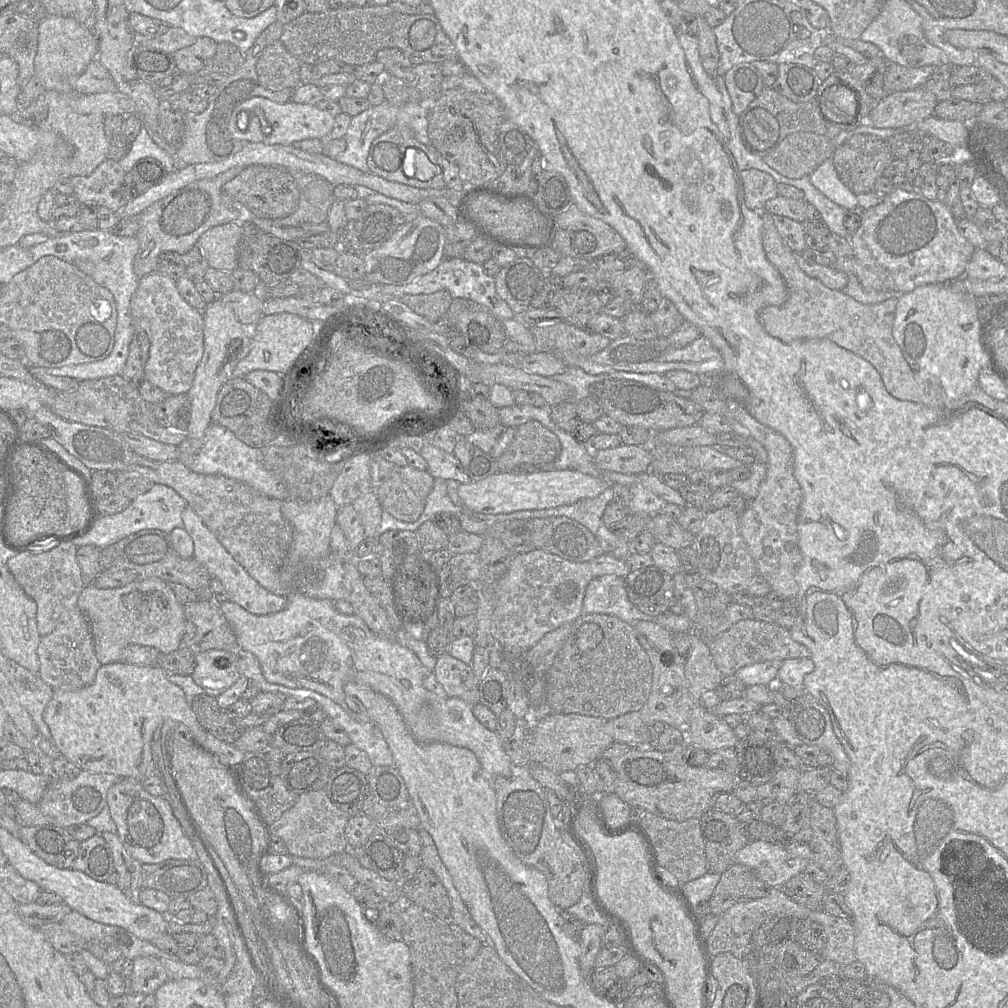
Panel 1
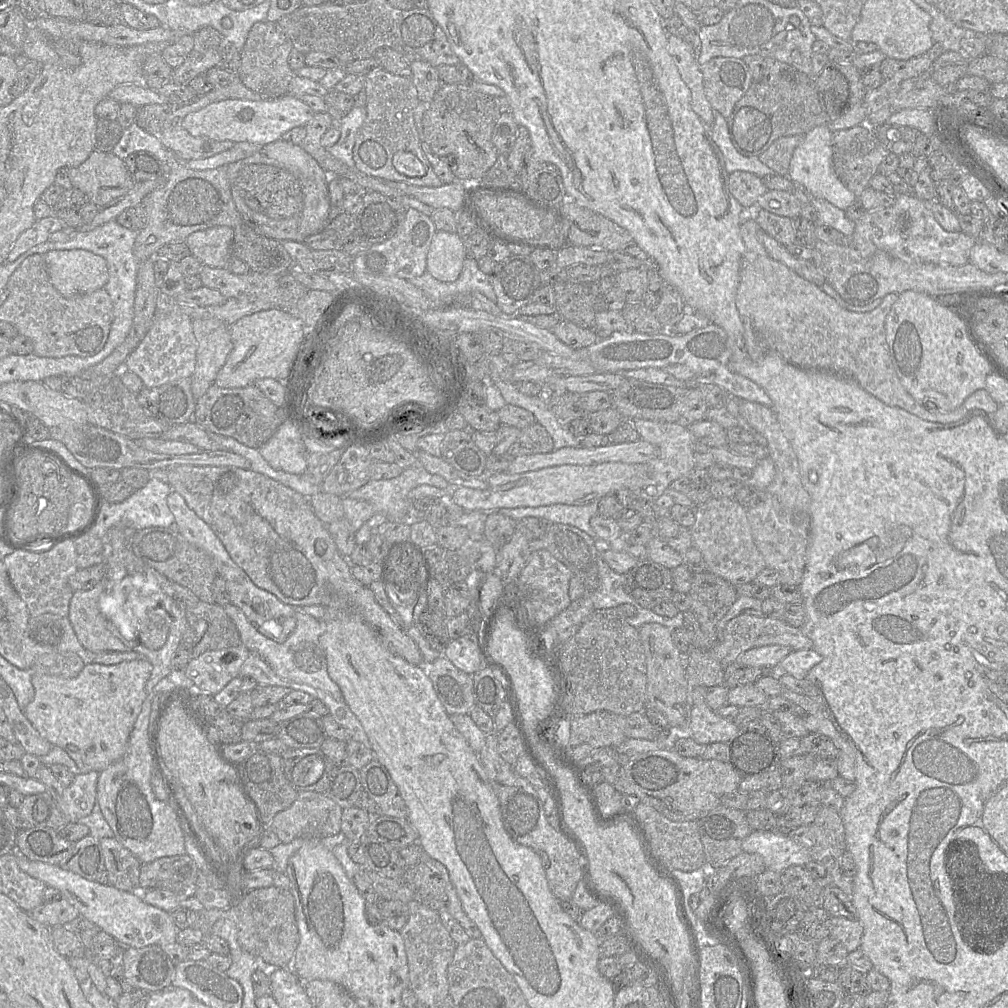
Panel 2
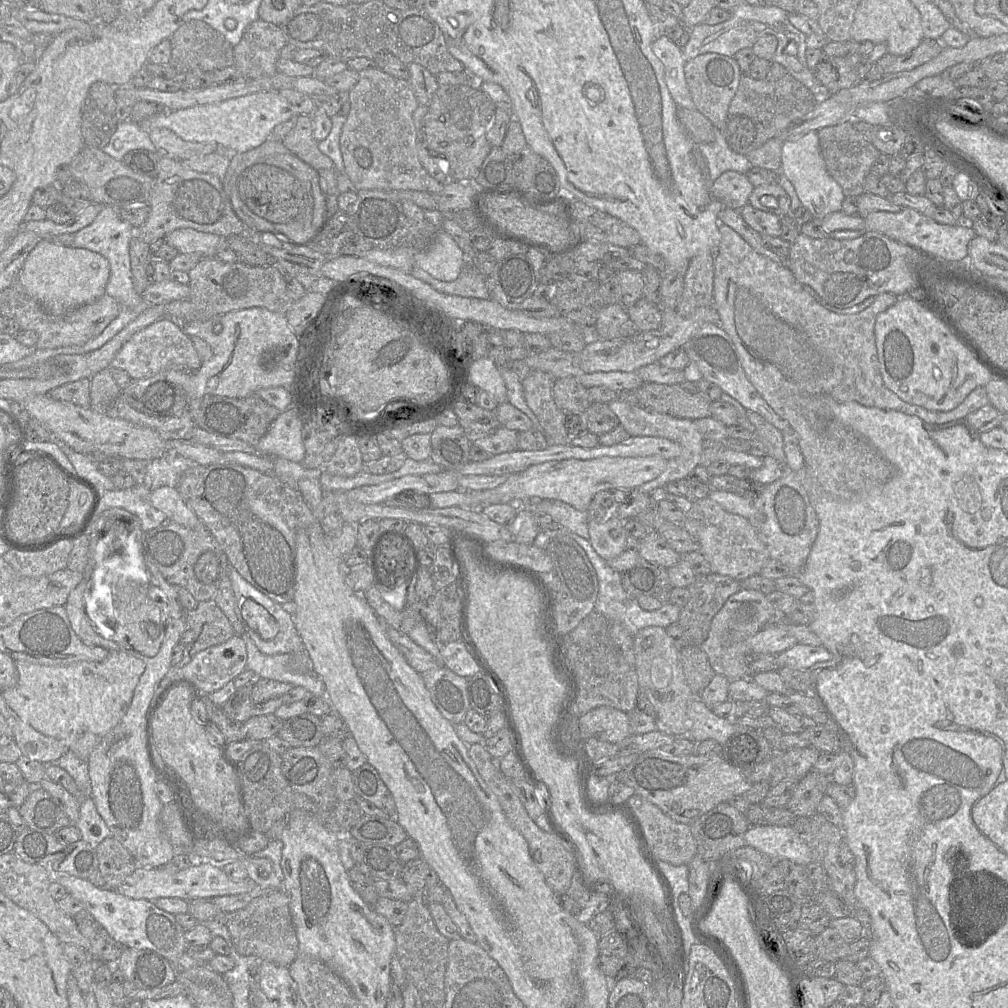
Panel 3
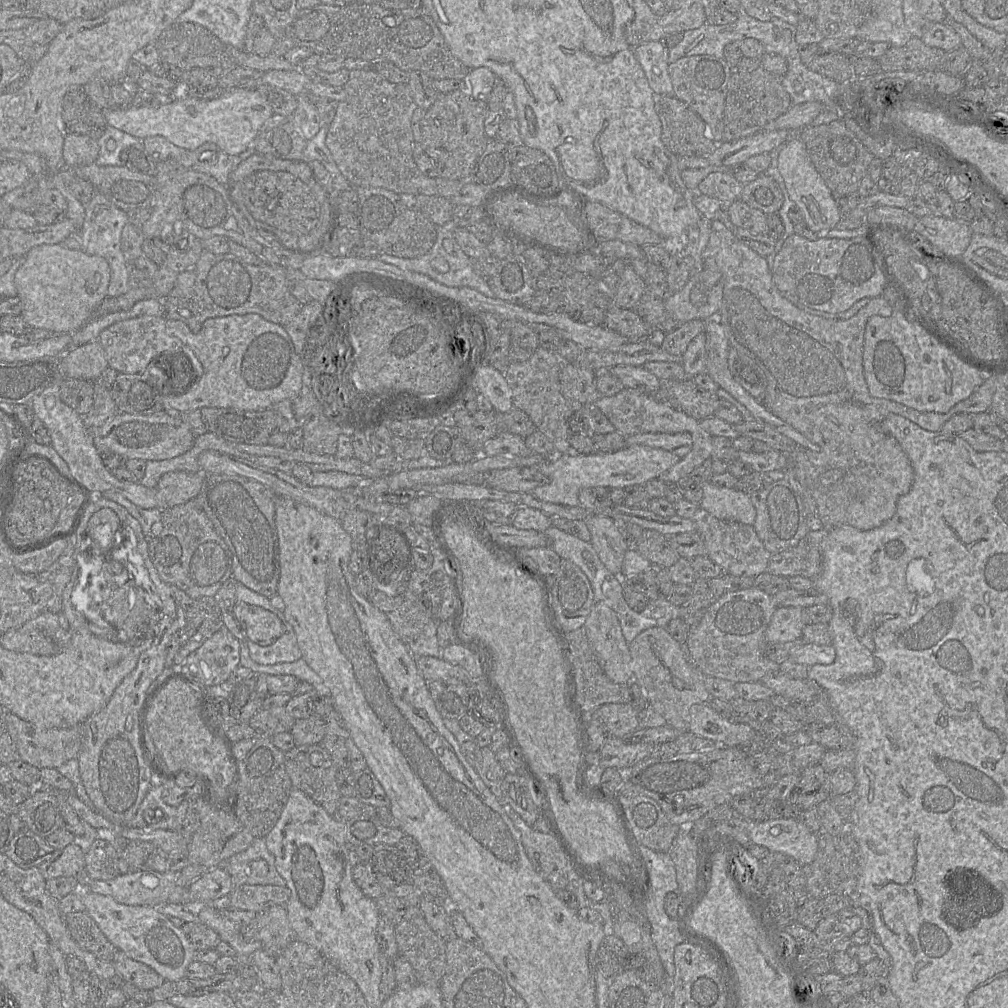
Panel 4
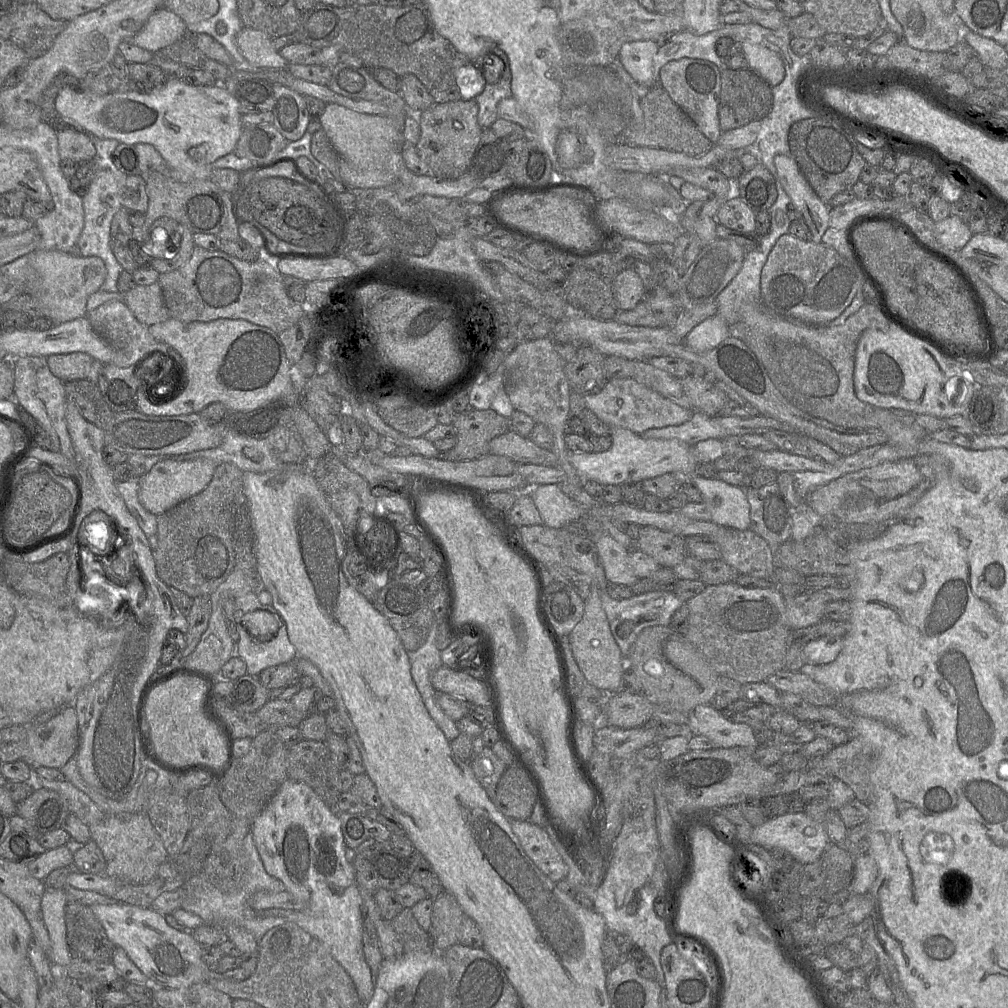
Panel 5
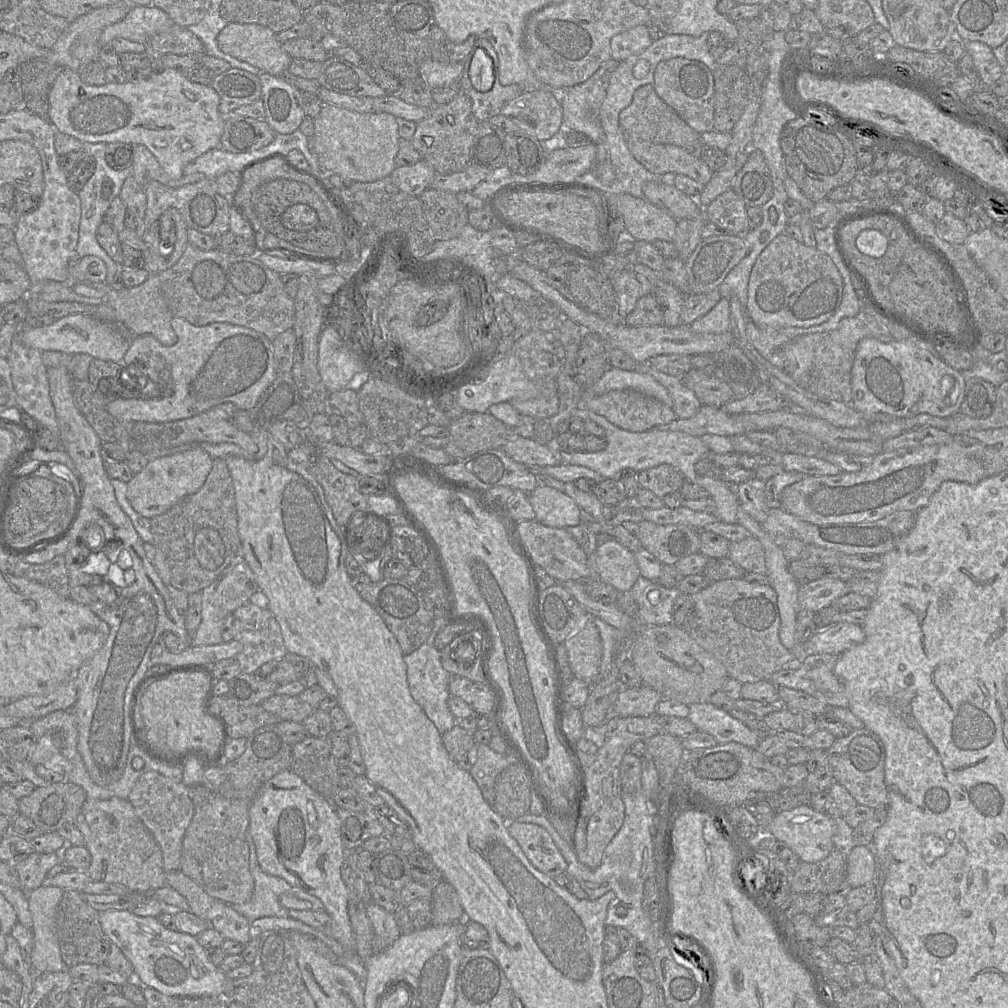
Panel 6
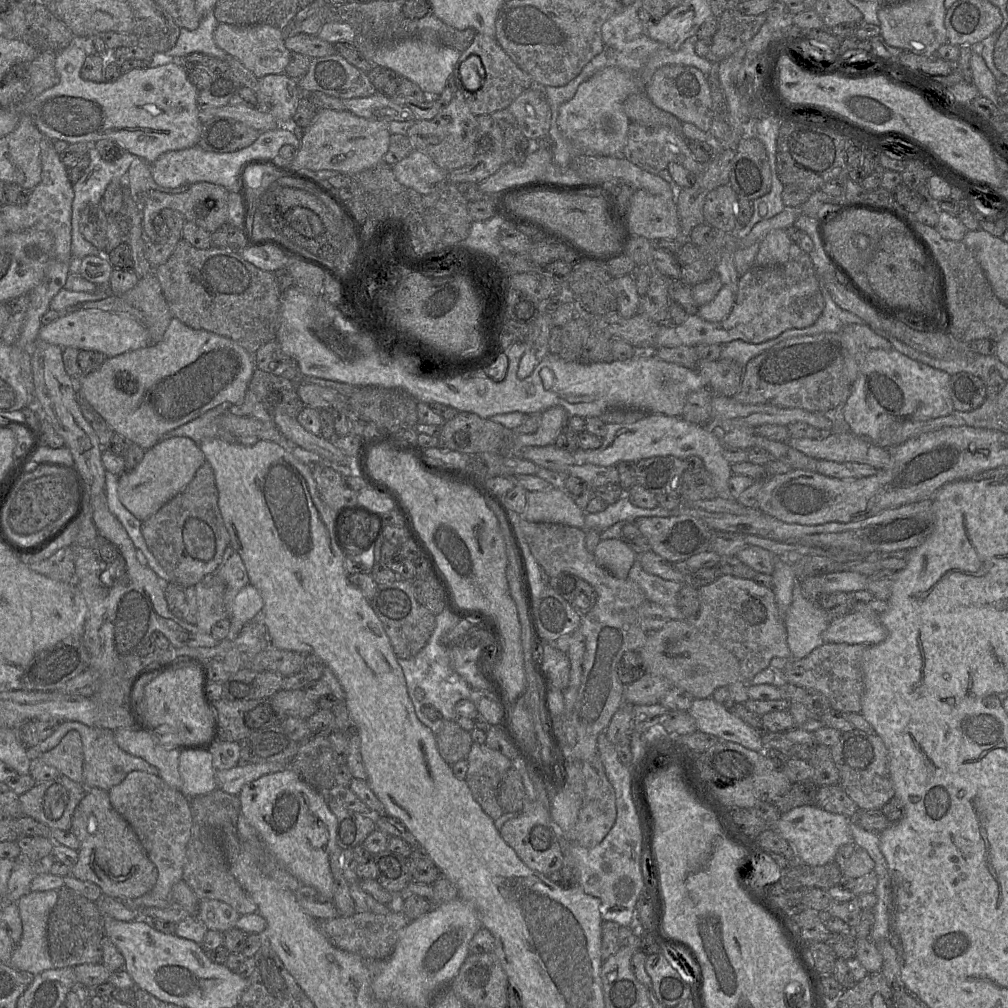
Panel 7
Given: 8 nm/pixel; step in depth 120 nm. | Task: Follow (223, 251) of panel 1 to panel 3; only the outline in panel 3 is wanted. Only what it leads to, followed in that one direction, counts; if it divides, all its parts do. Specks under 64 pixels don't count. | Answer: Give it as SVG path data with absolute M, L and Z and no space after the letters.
M178 229L169 233L163 240L178 250L179 254L199 254L202 258L216 257L218 246L223 238L194 229Z

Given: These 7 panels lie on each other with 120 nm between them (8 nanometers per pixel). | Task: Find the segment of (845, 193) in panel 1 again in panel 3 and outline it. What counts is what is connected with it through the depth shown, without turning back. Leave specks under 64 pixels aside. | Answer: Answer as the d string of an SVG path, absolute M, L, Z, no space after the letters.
M809 131L799 138L783 142L780 173L792 183L801 205L811 213L813 219L822 220L830 213L841 211L845 195L826 169L817 131Z

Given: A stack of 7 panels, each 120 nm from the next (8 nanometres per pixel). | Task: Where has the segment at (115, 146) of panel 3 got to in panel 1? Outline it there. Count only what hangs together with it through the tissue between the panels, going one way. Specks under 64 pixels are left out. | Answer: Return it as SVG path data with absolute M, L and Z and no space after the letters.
M143 125L136 139L131 142L129 153L118 163L123 168L124 172L127 173L133 168L136 162L147 157L159 160L168 173L177 170L175 169L175 156L172 156L169 152L160 148L152 140L145 125Z

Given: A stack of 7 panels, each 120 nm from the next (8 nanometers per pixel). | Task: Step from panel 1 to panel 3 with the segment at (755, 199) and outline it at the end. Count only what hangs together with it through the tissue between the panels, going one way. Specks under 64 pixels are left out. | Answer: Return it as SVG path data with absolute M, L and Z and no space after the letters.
M725 171L712 184L712 193L724 207L739 211L748 203L754 186L745 174Z

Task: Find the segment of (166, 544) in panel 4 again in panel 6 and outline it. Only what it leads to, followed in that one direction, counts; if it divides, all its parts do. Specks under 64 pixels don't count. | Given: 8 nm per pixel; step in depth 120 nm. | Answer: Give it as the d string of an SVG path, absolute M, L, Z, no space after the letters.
M213 459L203 486L167 512L152 518L150 530L155 547L152 564L165 585L190 594L212 584L233 558L241 555L234 487L225 460Z

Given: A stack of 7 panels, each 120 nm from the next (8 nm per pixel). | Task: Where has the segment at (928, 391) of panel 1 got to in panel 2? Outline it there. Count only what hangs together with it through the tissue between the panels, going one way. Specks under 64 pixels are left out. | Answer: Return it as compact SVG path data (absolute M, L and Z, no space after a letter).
M753 218L741 223L740 233L744 243L744 253L736 294L736 305L744 325L745 347L753 360L762 359L766 353L774 353L800 368L827 371L848 378L887 406L901 408L928 422L947 424L958 422L973 412L994 414L998 410L999 405L986 389L975 391L960 407L946 413L930 411L923 404L917 402L902 386L893 368L886 341L885 319L899 294L887 294L882 298L877 308L867 313L846 310L819 286L802 278L783 263L771 258L757 238L759 229L761 229L760 226Z

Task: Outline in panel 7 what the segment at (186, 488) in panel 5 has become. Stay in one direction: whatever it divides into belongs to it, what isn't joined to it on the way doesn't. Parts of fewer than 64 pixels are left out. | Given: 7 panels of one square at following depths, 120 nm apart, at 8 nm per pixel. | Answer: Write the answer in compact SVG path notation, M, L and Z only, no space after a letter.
M187 437L161 439L145 451L142 461L118 479L118 497L124 507L141 522L147 520L169 500L182 492L205 462L199 445Z

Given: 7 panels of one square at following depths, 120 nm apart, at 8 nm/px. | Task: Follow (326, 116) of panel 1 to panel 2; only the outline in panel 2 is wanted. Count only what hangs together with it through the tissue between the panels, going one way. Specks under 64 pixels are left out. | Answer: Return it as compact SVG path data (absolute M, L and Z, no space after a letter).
M292 94L258 101L228 99L211 103L197 112L185 116L183 128L194 137L207 137L215 141L249 142L265 146L289 130L304 127L314 116L314 112L304 102Z

